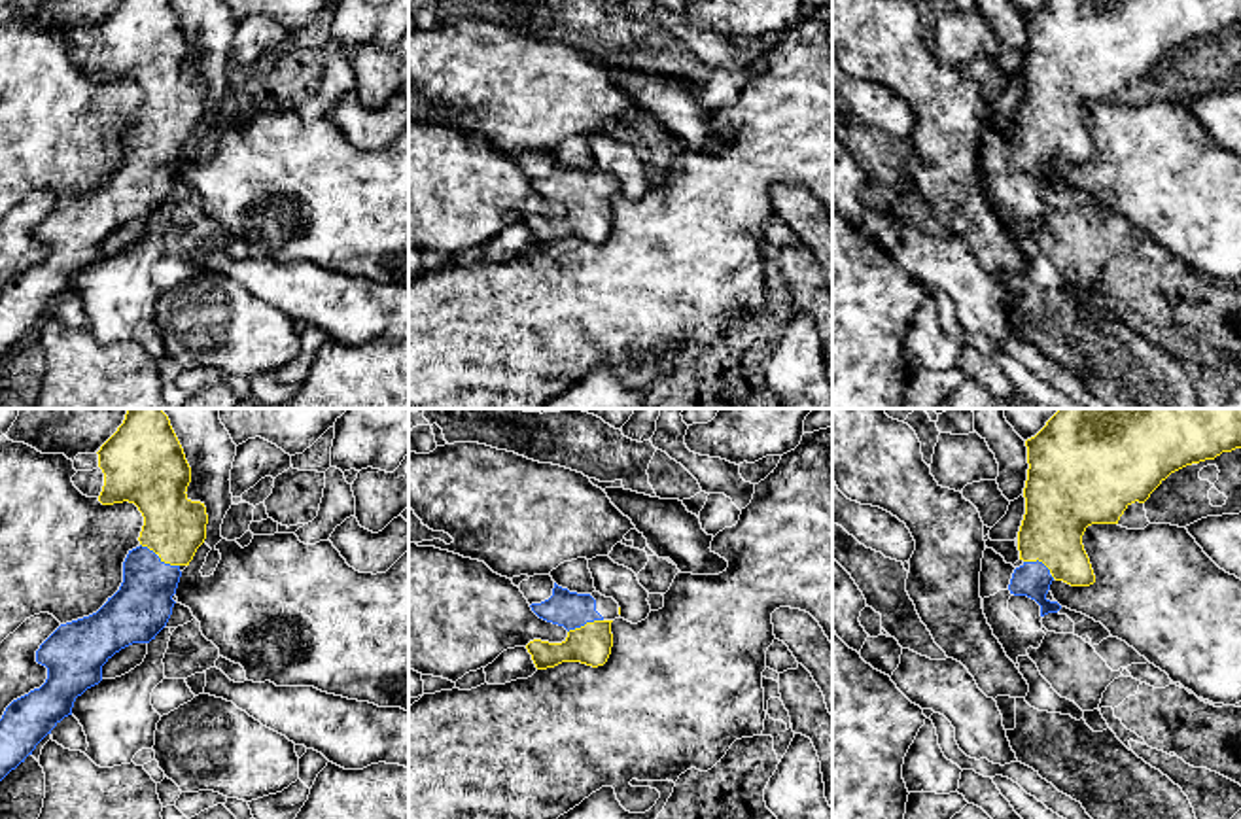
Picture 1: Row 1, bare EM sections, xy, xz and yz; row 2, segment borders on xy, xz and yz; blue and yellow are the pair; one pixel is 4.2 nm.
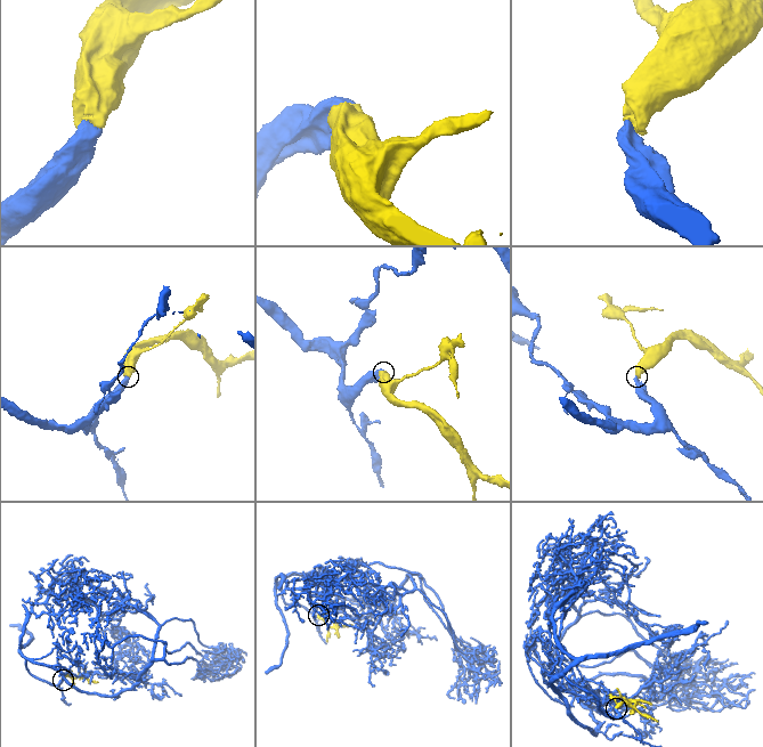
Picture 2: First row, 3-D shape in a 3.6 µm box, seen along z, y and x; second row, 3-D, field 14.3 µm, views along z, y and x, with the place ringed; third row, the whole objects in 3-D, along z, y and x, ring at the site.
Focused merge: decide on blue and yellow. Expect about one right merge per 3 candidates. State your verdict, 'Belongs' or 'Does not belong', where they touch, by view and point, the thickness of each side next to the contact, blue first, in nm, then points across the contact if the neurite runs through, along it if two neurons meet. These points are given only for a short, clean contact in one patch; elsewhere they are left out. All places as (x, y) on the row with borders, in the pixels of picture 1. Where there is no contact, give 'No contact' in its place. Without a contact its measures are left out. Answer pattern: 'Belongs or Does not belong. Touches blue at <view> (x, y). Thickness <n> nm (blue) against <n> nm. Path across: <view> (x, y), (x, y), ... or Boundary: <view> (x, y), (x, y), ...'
Belongs. Touches blue at xy (157, 557). Thickness 260 nm (blue) against 260 nm. Path across: xy (142, 606), (157, 557), (174, 540), (174, 526)

